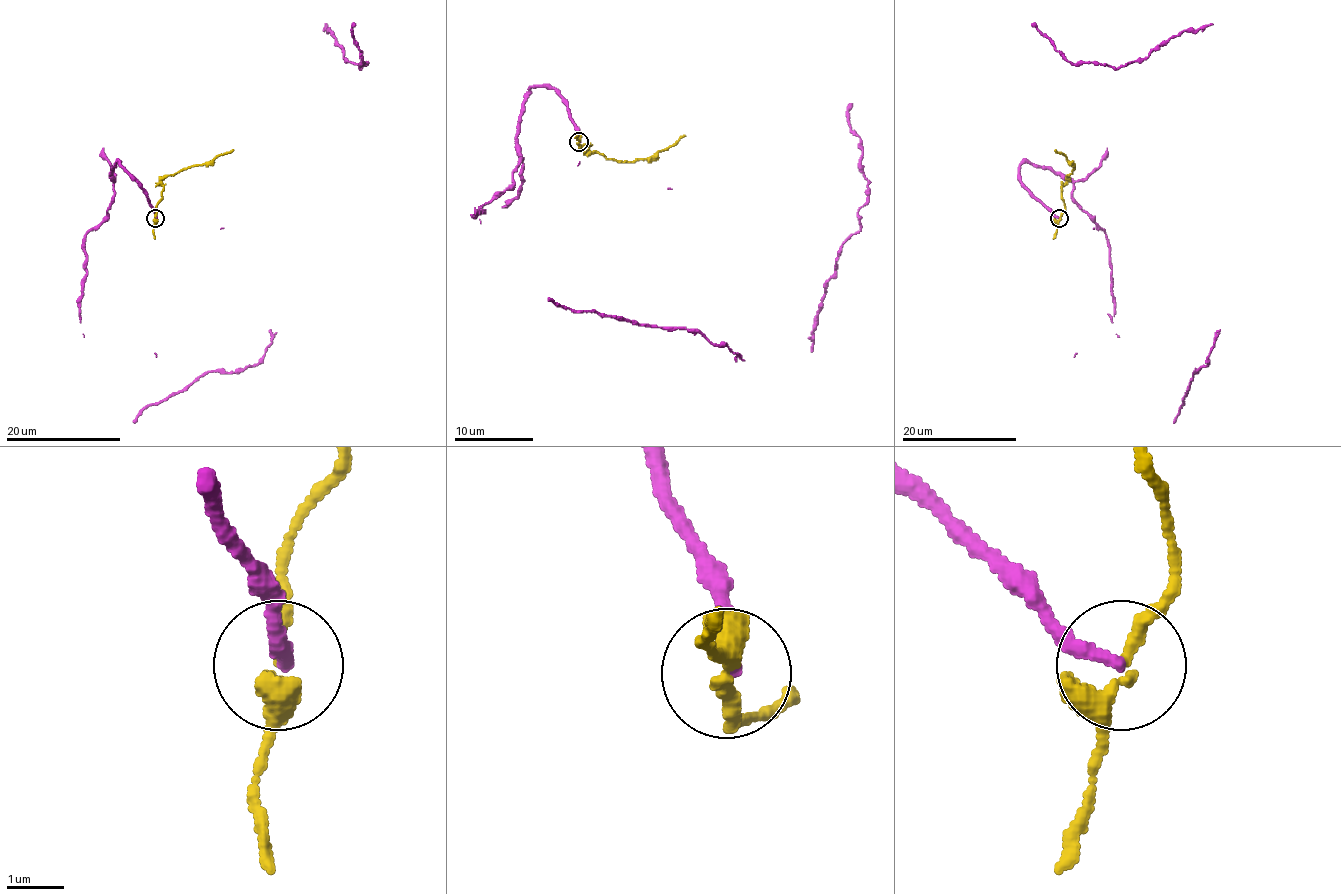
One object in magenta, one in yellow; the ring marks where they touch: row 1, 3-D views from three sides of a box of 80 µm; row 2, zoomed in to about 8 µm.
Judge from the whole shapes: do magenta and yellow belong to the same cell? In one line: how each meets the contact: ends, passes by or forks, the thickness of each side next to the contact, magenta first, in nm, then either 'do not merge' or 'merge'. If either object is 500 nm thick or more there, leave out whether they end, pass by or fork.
magenta ends | yellow passes by | 240/200 nm | do not merge

